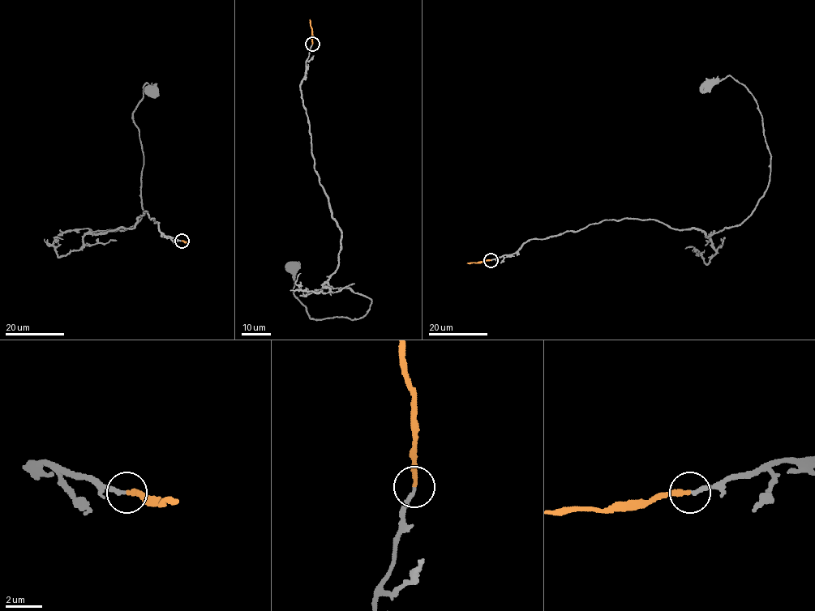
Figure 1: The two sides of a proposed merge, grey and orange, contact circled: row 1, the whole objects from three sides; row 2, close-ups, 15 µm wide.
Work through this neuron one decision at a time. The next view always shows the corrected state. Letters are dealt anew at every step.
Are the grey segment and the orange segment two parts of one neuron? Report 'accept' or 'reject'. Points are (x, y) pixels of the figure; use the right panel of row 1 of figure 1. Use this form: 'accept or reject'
accept

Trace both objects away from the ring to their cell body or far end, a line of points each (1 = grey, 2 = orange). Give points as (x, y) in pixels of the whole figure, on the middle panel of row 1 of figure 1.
1: (312, 44), (302, 105), (314, 169), (341, 229), (328, 282), (370, 298), (367, 312), (310, 318), (292, 266)
2: (312, 44), (310, 19)

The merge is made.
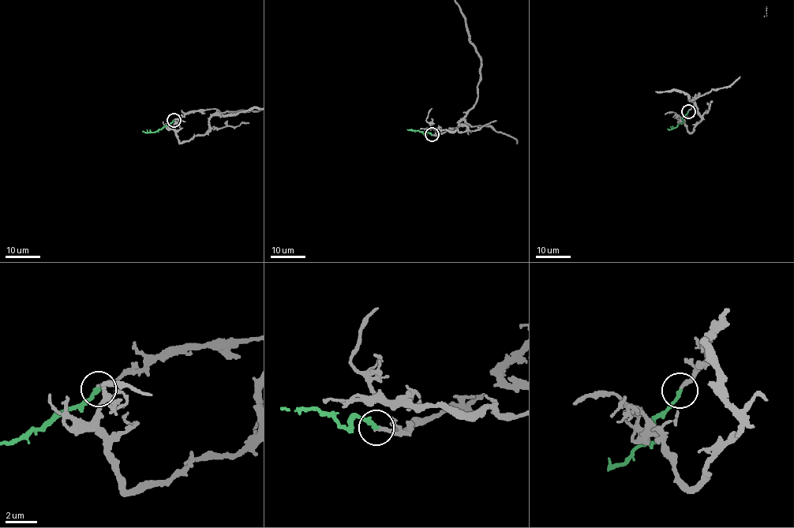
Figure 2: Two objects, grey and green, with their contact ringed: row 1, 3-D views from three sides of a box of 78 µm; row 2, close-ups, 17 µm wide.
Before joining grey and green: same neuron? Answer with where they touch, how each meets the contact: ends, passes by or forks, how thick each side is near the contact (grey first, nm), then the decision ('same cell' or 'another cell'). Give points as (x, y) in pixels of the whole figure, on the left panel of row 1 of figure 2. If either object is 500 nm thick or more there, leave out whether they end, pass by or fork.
(174, 120) | grey ends | green ends | 240/240 nm | same cell

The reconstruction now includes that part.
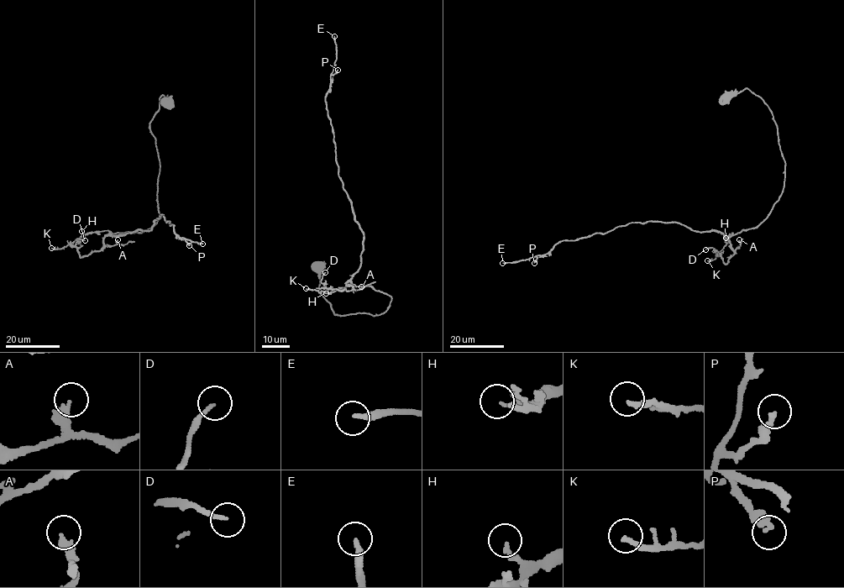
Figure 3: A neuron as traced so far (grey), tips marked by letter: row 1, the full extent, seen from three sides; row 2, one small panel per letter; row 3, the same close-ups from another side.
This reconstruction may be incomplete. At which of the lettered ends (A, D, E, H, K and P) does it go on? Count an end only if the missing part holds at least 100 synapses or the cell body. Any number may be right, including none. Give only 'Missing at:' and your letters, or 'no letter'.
Missing at: E

